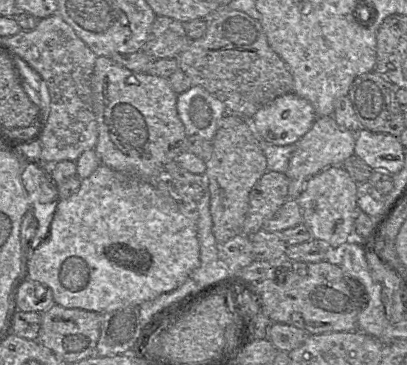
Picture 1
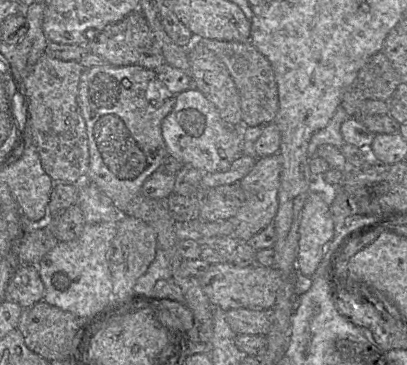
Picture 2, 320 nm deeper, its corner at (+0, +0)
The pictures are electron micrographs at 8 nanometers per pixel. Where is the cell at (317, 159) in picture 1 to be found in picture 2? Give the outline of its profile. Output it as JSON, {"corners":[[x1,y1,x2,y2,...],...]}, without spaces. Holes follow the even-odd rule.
{"corners":[[276,153,256,159,254,168,239,182,244,191,245,202,238,210,233,235,238,239,249,241,254,235,274,222,278,211,278,192,282,170,282,156]]}

